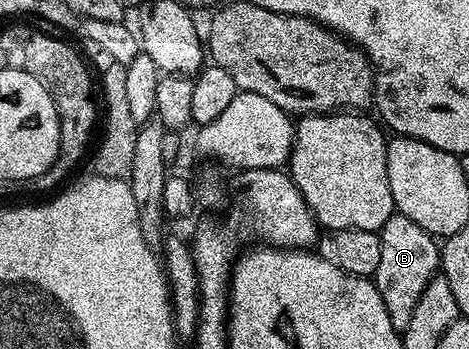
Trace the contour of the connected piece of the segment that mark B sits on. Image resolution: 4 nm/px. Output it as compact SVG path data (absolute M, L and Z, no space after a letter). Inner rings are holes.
M397 212L384 223L378 235L380 264L372 281L380 292L380 300L384 300L384 308L388 308L388 320L392 320L392 328L401 332L408 328L412 312L416 312L420 292L424 292L424 288L428 288L428 284L439 273L440 246L434 235L420 228L420 224L408 220L408 216Z

